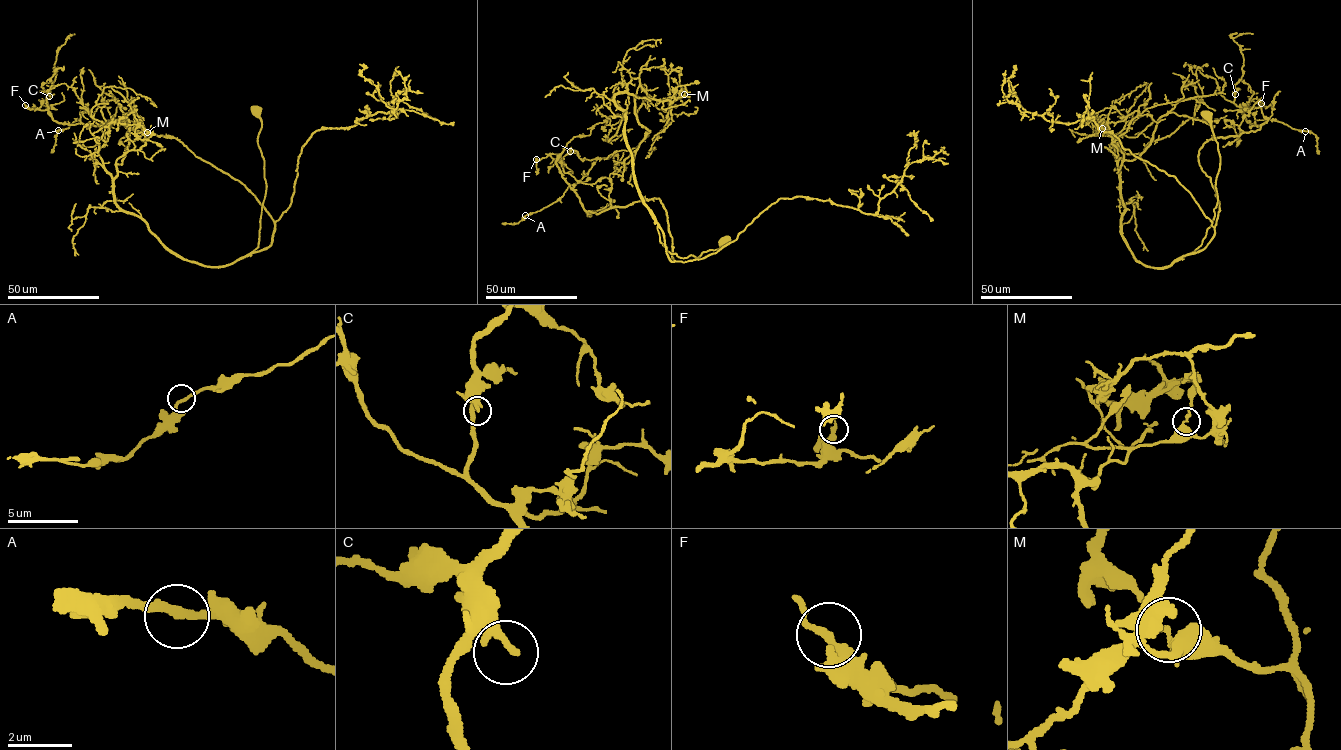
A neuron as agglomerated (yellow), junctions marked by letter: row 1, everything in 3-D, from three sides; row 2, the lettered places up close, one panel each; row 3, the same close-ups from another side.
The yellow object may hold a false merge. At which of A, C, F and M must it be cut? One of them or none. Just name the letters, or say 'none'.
M

